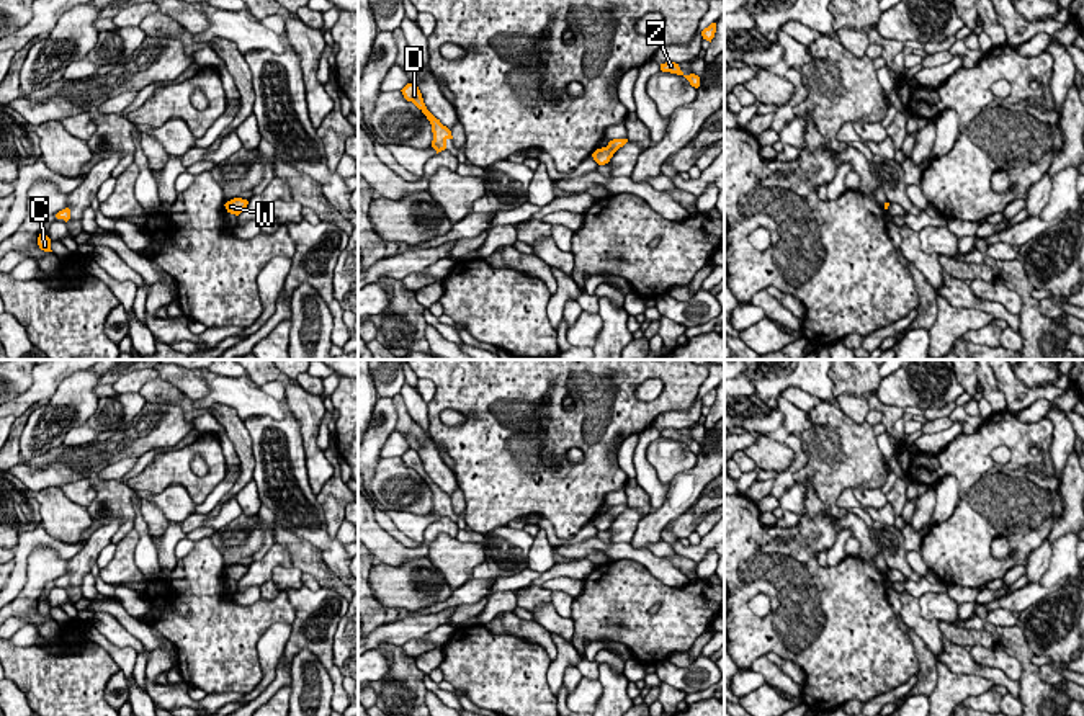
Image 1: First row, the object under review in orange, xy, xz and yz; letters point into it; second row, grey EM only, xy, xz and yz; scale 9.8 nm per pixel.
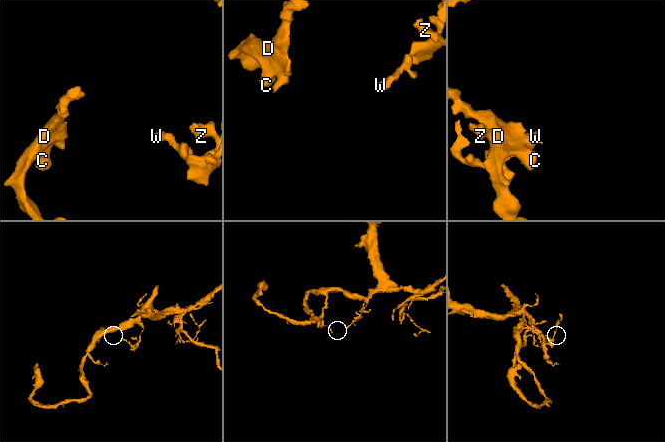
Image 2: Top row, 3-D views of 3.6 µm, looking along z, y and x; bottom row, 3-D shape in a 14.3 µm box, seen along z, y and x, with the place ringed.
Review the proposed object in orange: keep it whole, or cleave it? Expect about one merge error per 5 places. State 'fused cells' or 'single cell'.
single cell

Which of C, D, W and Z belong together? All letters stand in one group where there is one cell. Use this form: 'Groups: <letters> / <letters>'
Groups: C D W Z

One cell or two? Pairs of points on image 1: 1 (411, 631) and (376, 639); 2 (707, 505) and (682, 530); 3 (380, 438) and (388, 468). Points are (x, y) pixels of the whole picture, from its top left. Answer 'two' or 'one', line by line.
1: one
2: one
3: two

